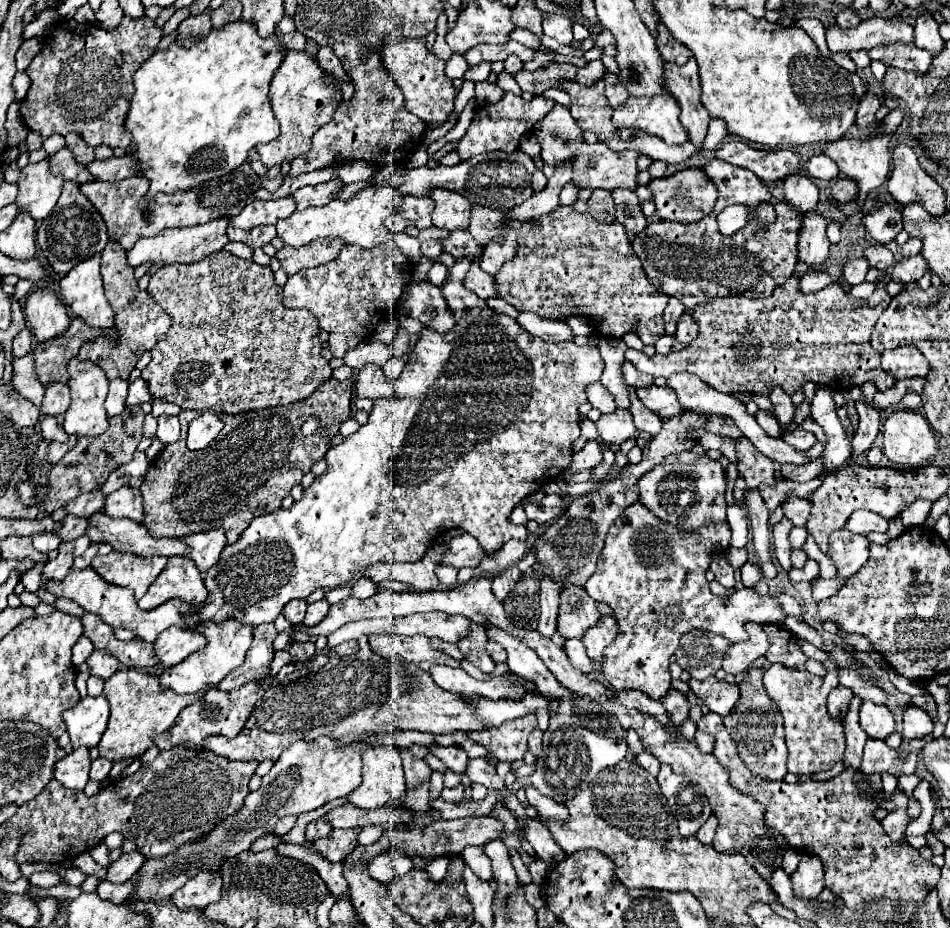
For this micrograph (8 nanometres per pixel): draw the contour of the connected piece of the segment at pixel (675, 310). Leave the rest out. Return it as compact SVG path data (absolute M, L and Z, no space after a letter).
M671 298L665 312L663 312L663 322L665 322L665 334L667 336L675 334L675 324L677 324L677 320L683 312L685 312L685 306L681 306L681 302L677 298Z

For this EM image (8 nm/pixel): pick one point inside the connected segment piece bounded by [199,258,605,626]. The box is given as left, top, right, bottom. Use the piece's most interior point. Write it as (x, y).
(484, 416)

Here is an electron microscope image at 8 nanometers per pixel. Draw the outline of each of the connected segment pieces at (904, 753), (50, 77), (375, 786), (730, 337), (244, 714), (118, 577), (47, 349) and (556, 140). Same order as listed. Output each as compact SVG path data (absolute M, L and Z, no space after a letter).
M867 738L863 758L861 758L861 772L865 774L883 774L889 772L893 776L913 774L917 752L911 750L911 744L901 744L899 748L889 748L883 740Z
M125 16L115 30L103 30L93 24L79 24L77 20L61 20L53 32L43 38L43 48L35 54L31 64L27 66L27 76L31 78L29 92L21 102L21 116L29 130L37 130L41 138L49 138L51 134L79 134L85 144L89 146L121 146L129 148L131 138L123 130L125 114L129 108L129 100L133 96L131 76L133 72L155 52L155 46L161 40L161 28L155 26L155 20L143 18L129 18Z
M375 746L369 748L363 756L363 784L349 794L349 802L363 810L373 810L385 806L389 800L399 800L405 796L405 778L401 754L395 746Z
M789 278L783 286L775 288L769 298L749 300L745 296L729 296L697 306L693 310L693 320L699 326L699 334L681 352L671 352L667 356L655 354L647 358L643 352L627 348L625 358L633 362L639 372L651 374L653 378L669 378L677 372L691 372L697 374L705 384L725 394L735 392L735 388L749 388L749 392L769 396L773 386L781 386L787 394L793 394L809 380L833 390L847 390L863 382L873 382L877 384L877 390L885 392L895 384L895 380L881 368L881 354L871 346L871 328L889 302L891 296L885 292L885 284L879 284L869 300L857 300L847 294L839 282L833 282L815 294L801 294L799 280Z
M247 682L245 686L229 692L219 692L219 690L209 690L199 702L187 706L181 710L177 716L173 728L157 736L155 744L159 750L169 750L175 746L197 746L201 744L207 736L211 734L223 734L223 736L237 736L237 732L245 726L255 702L263 696L263 688L257 682Z
M111 552L107 556L97 556L97 560L93 560L91 566L109 584L131 588L135 592L135 598L139 600L153 584L153 580L159 576L159 572L165 568L167 562L169 558L165 556L141 558L133 554Z
M73 318L69 330L45 344L35 346L35 366L39 380L47 386L49 382L67 382L67 362L77 356L83 342L97 336L97 328L89 328L81 318Z
M555 104L551 108L551 112L545 114L543 120L539 120L533 128L539 144L541 144L541 160L547 166L561 166L561 164L571 164L573 168L573 182L579 188L627 188L627 190L635 190L637 188L637 152L627 150L627 152L613 152L609 148L605 148L603 142L599 144L587 144L583 140L583 130L577 128L577 122L571 116L571 110L567 106Z

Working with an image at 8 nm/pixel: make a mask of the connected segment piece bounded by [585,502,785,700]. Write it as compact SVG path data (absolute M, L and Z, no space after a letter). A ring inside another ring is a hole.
M641 502L631 504L613 522L605 548L597 560L595 574L585 582L593 600L603 600L613 610L619 634L605 648L601 672L615 690L641 690L659 700L671 688L669 658L679 646L679 638L693 628L705 628L729 638L747 640L745 622L779 624L785 620L774 597L755 594L744 587L729 598L711 594L705 572L713 552L729 548L731 530L727 524L703 526L695 536L683 536L677 528L661 522ZM647 556L647 564L645 564Z

